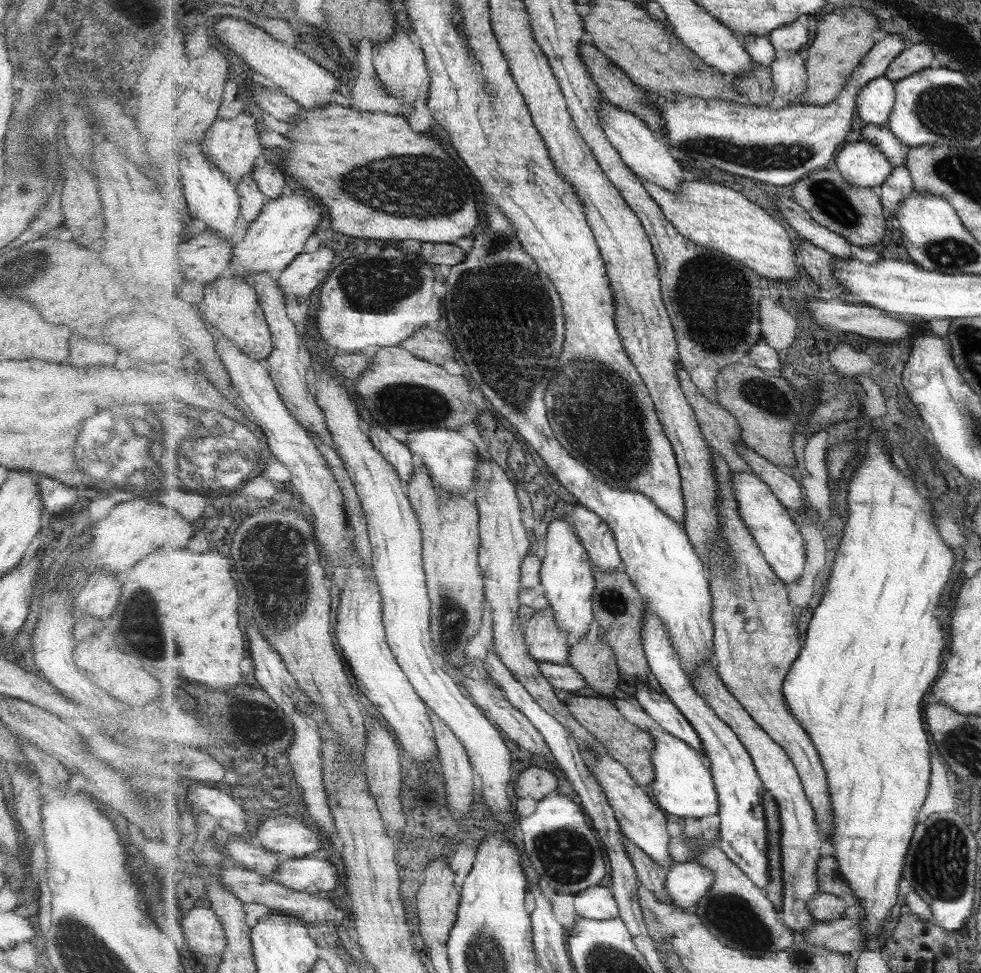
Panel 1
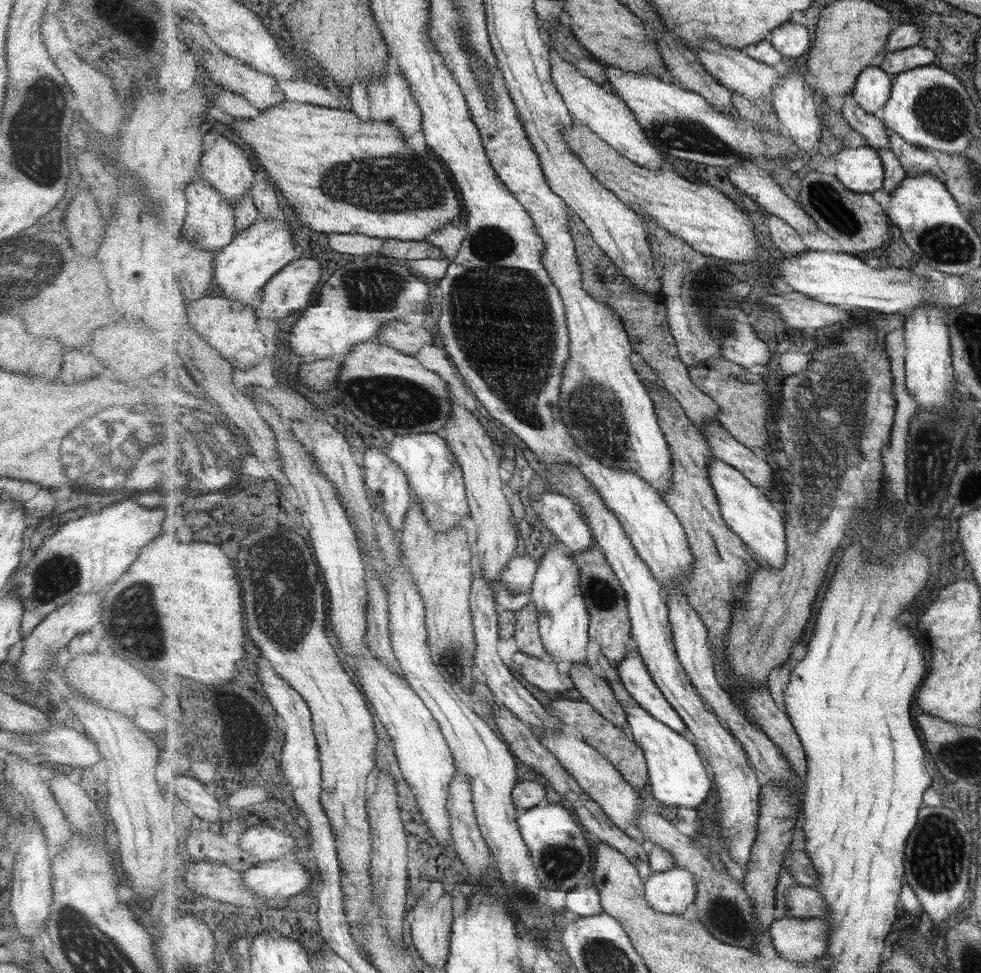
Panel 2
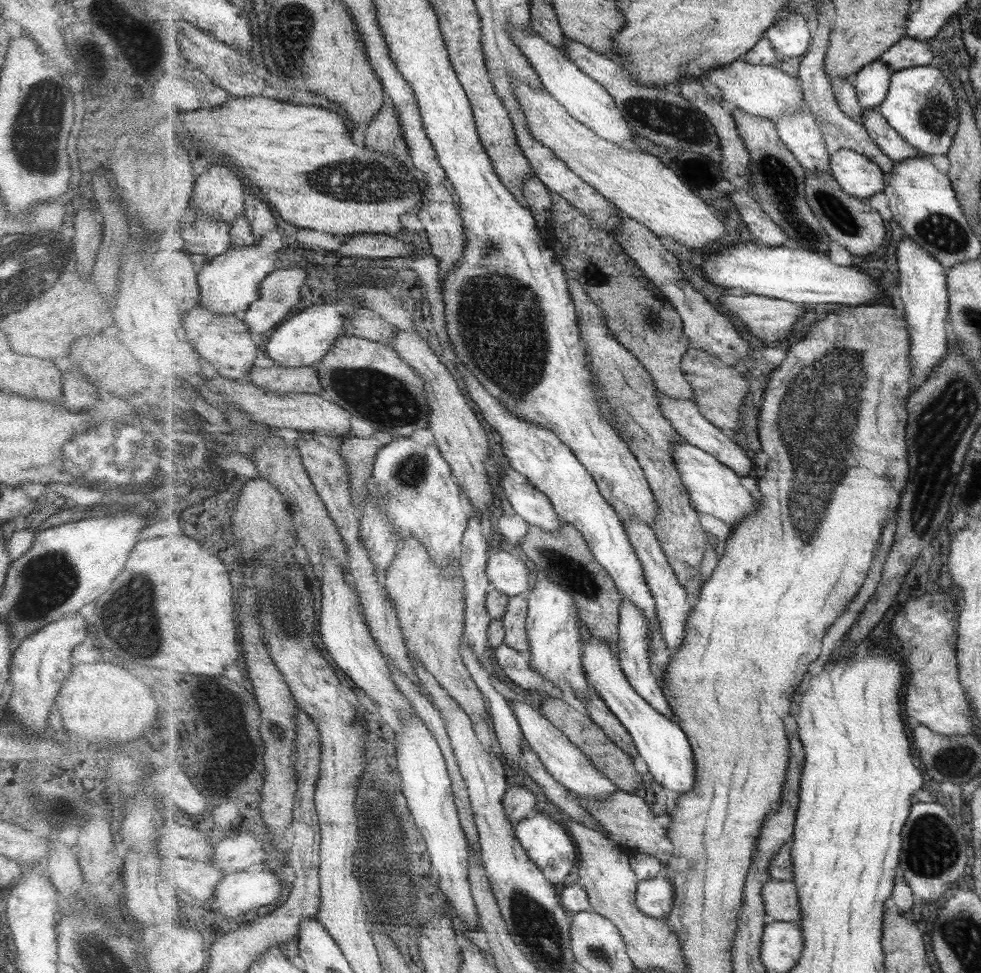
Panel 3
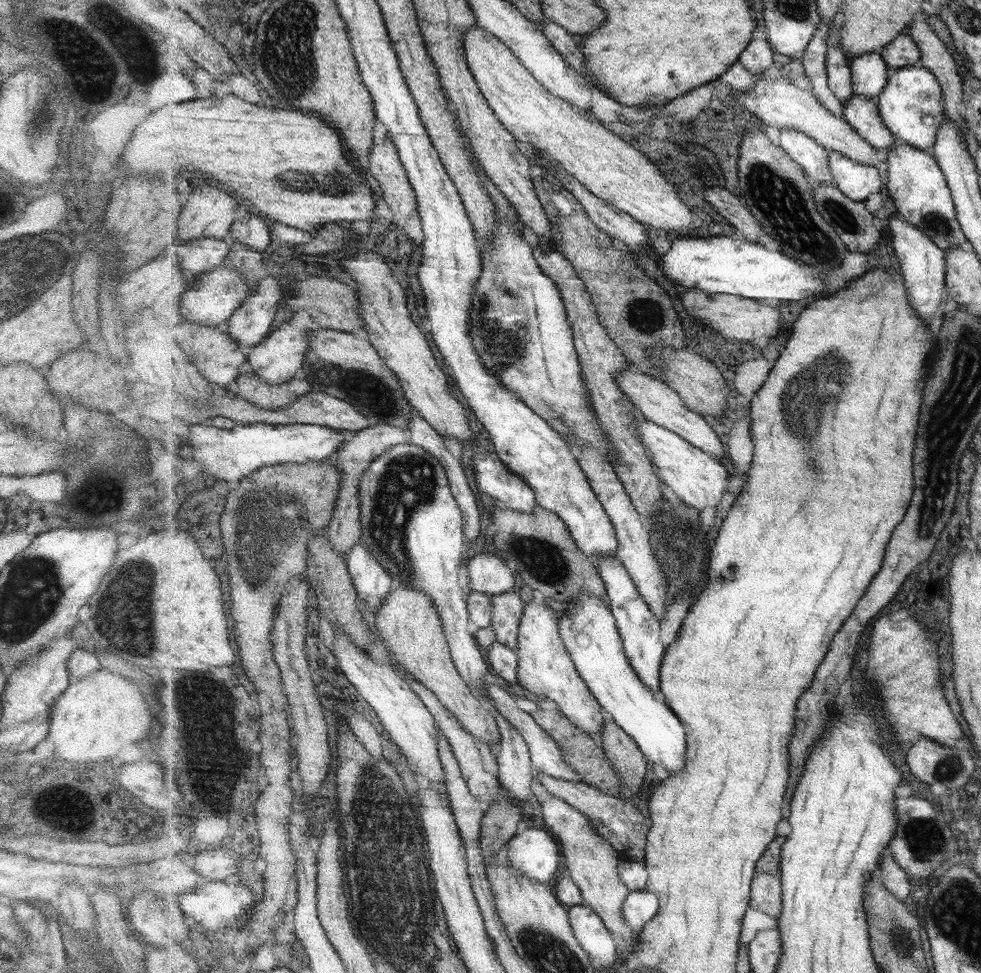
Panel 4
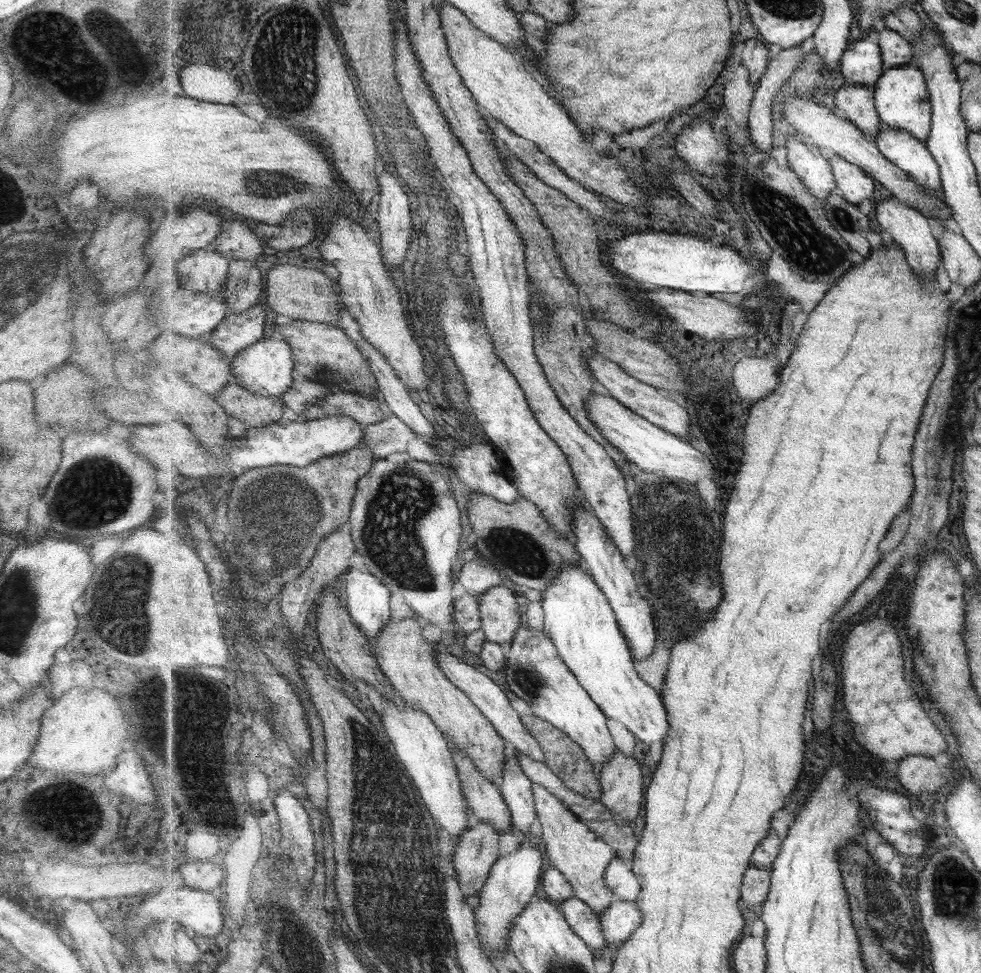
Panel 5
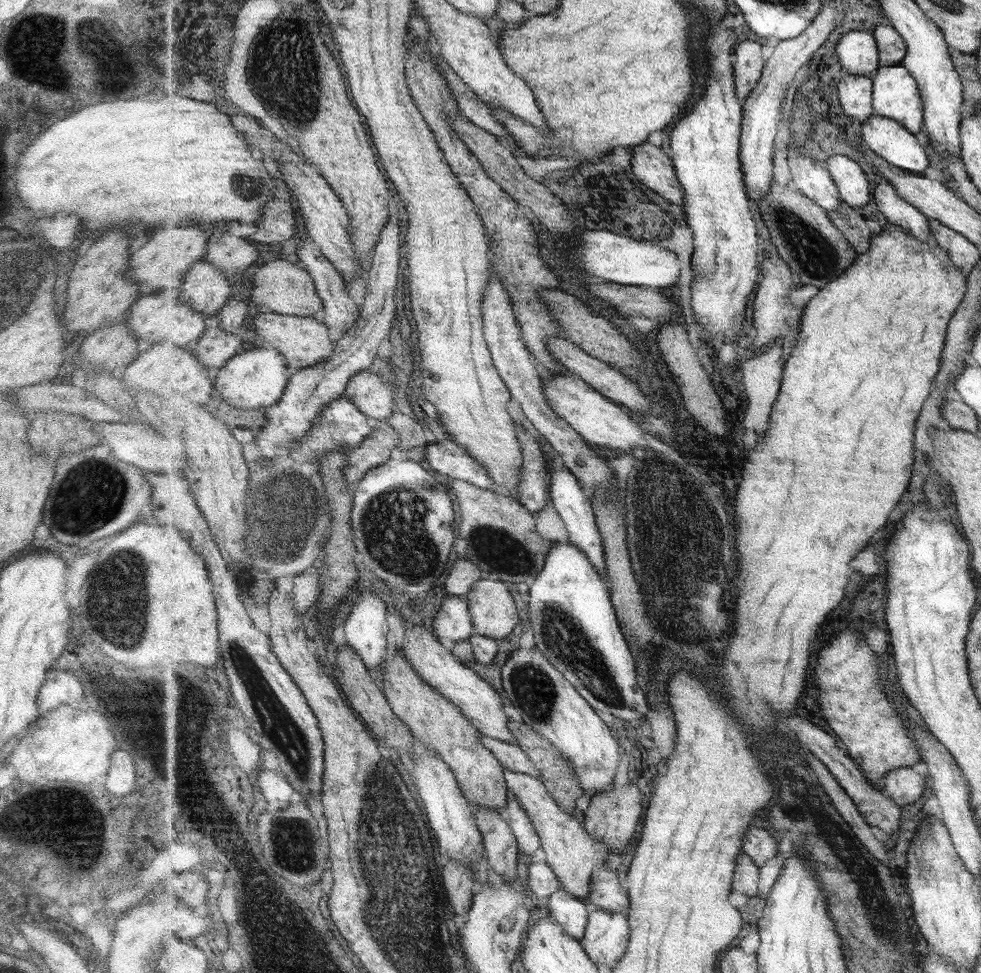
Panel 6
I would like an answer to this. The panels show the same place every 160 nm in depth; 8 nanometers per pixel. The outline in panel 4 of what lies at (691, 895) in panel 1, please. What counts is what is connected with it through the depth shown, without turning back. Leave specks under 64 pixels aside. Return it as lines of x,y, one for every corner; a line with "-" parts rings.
648,890
631,891
623,903
623,916
627,924
640,932
659,912
659,899

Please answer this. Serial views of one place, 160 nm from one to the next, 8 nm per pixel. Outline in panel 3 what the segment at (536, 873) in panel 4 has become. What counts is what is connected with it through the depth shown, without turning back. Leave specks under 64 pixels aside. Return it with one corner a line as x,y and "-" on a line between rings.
535,813
530,818
525,818
514,825
516,837
526,848
528,855
535,861
535,864
546,874
546,877
553,883
565,884
565,878
575,870
578,865
578,846
568,830
557,824
550,817

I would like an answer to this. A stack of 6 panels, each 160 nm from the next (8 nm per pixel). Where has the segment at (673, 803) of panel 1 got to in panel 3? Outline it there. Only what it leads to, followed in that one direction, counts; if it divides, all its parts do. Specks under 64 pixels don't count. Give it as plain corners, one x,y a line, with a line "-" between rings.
591,633
591,638
584,640
582,647
582,663
591,686
631,733
652,777
679,794
688,793
696,781
696,760
689,737
682,726
658,711
635,690
620,665
618,652
605,639

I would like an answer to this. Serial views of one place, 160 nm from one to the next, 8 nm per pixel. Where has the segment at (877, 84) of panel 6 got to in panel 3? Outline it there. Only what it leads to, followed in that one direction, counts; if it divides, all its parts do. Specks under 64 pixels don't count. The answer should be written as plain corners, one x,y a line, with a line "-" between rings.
915,66
892,74
887,98
880,105
880,113
906,142
923,154
946,154
959,132
960,112
950,80
940,68

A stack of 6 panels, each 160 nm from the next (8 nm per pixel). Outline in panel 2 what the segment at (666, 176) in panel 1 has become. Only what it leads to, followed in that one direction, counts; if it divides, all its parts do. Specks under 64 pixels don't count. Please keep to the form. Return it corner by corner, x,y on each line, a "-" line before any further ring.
555,55
552,58
553,78
554,83
558,86
559,92
563,95
563,100
568,105
568,109
572,114
575,122
581,122
587,125
590,130
593,130
604,142
615,147
621,154
627,158
639,163
639,166
647,167
651,170
661,170
665,166
665,158
663,158
663,151
655,146
651,141
650,136
647,136
647,131
643,130
643,126
639,124
638,118
633,114
633,111
627,106
627,103
615,92
610,90
609,86
603,86
601,83
596,83
592,78
587,77
579,71
579,68
565,59
560,59

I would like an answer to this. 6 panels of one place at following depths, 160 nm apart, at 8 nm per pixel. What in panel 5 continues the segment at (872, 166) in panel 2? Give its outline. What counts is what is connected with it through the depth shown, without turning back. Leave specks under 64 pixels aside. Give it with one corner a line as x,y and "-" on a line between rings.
839,155
831,157
830,163
843,198
856,205
867,199
873,199
877,182
866,170

